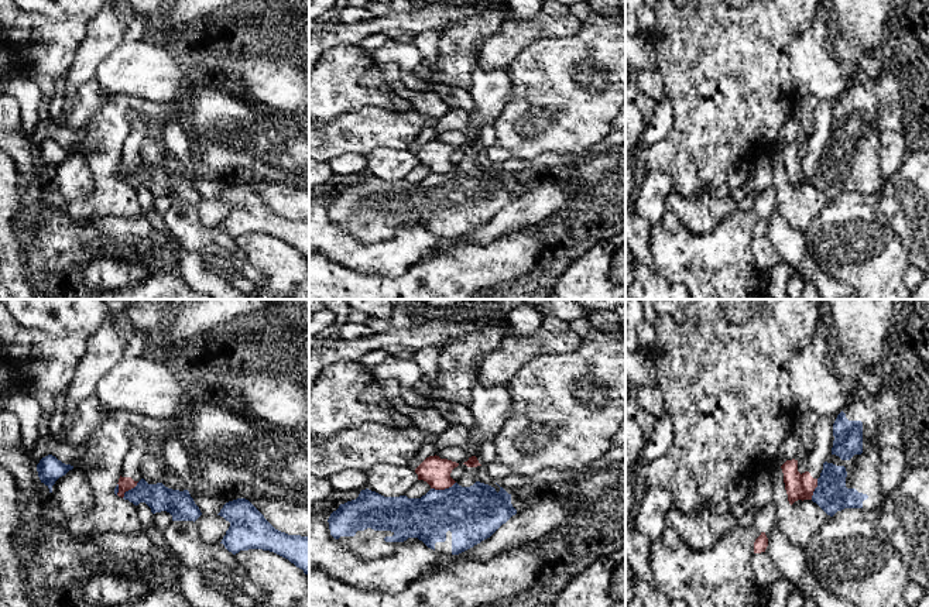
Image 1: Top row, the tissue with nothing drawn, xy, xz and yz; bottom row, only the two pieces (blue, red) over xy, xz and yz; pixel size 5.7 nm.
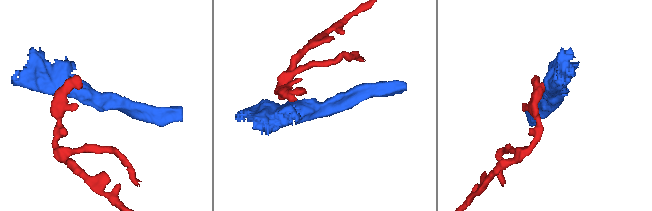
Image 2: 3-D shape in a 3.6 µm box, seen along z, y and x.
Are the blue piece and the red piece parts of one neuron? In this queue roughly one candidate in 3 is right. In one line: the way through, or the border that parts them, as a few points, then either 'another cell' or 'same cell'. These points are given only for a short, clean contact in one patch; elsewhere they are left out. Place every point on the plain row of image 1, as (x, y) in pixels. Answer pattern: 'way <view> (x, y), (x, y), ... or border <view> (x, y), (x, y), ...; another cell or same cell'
border xz (455, 165), (444, 172), (431, 172); another cell

